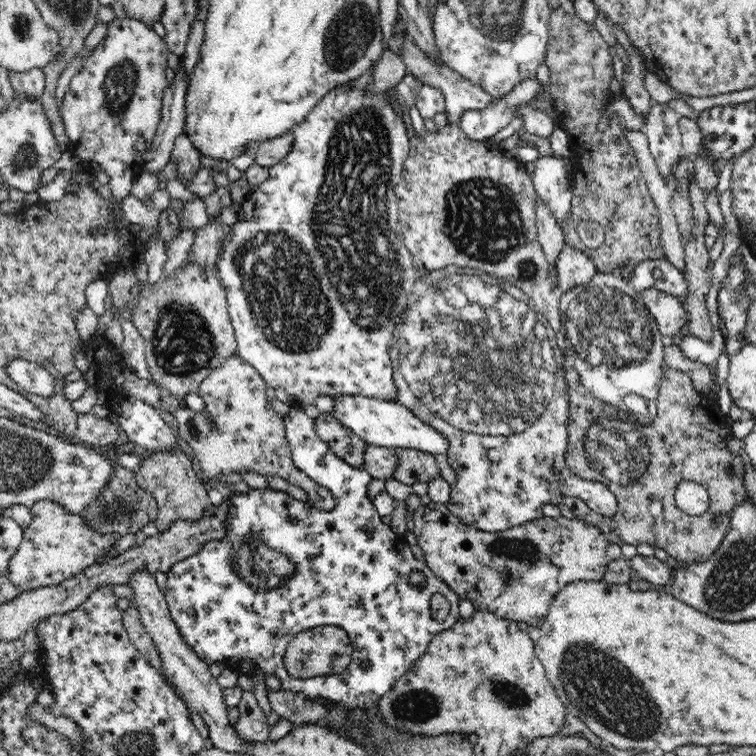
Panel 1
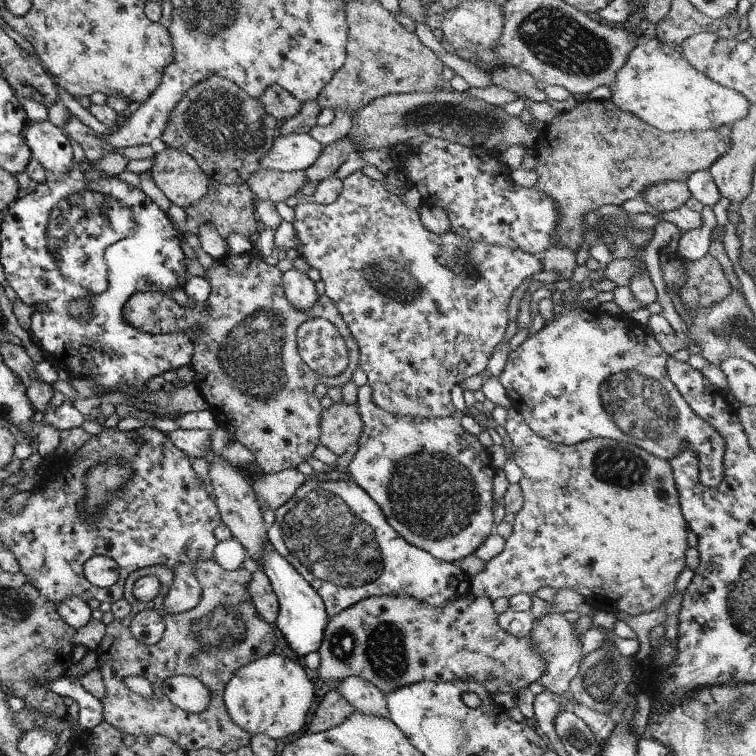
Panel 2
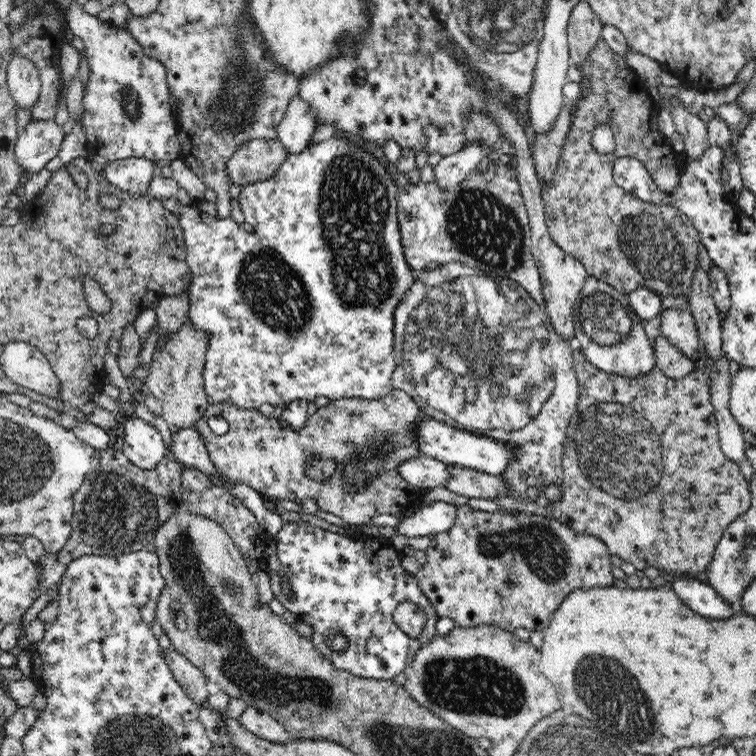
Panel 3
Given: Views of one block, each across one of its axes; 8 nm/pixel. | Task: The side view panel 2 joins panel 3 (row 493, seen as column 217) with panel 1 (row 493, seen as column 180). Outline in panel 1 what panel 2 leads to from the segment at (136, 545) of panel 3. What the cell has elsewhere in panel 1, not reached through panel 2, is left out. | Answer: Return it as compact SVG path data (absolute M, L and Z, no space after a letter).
M120 453L111 456L110 462L110 478L104 484L104 488L100 490L98 498L90 502L82 512L80 517L84 517L84 523L88 523L92 527L92 531L100 533L100 535L110 535L118 533L118 535L141 535L141 530L150 522L154 522L157 517L157 502L155 498L144 490L136 478L135 472L120 465L117 462Z

